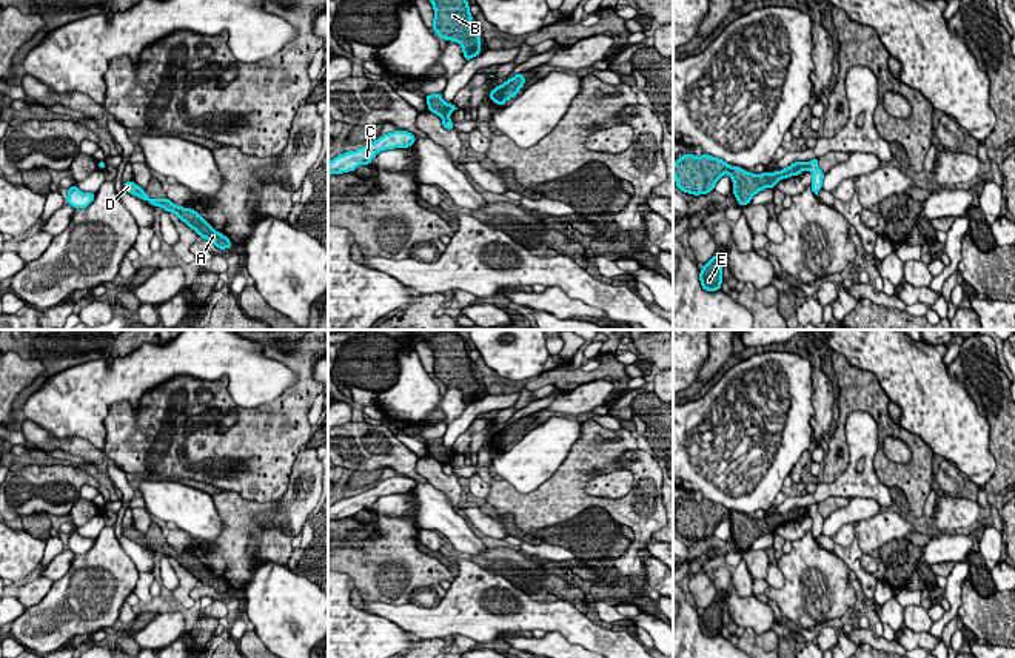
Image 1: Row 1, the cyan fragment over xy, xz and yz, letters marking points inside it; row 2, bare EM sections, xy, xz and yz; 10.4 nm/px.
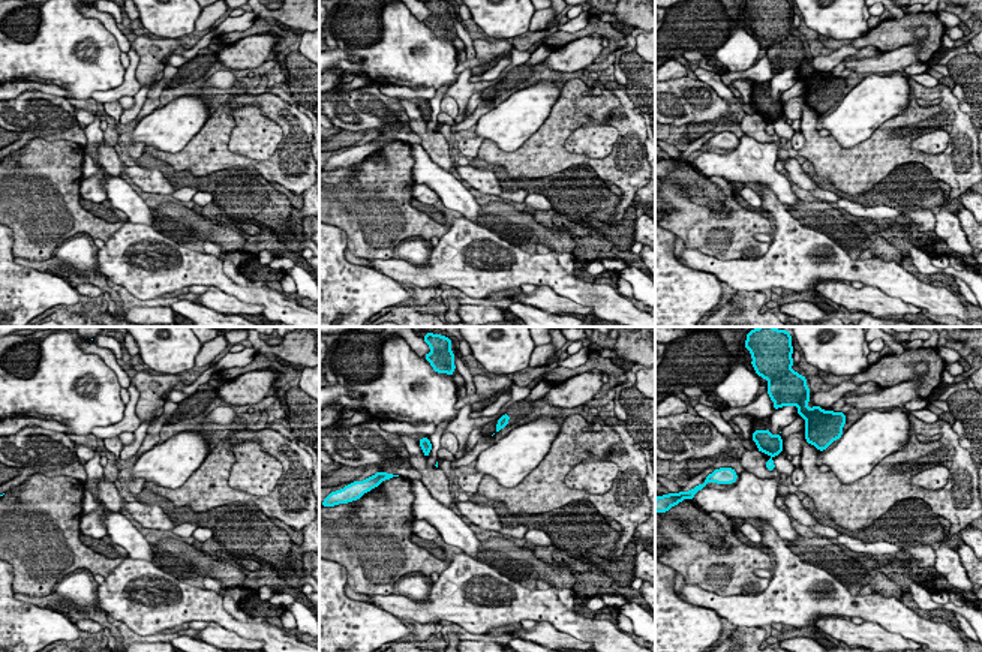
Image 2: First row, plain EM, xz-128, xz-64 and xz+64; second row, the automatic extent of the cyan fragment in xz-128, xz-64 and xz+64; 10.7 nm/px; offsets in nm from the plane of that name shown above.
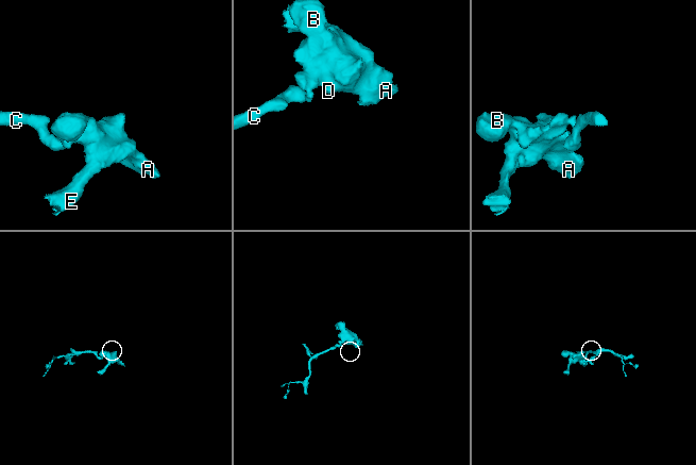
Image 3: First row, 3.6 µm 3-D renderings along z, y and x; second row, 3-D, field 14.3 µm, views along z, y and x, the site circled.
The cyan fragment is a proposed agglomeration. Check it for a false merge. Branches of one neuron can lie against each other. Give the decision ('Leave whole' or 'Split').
Split

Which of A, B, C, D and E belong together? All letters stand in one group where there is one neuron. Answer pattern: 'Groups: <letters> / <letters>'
Groups: A B D E / C

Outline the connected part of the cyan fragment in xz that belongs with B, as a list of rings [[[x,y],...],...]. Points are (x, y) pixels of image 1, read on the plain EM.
[[[439,331],[424,337],[433,348],[433,374],[444,384],[462,391],[465,405],[481,399],[481,382],[471,374],[473,361],[464,333]]]

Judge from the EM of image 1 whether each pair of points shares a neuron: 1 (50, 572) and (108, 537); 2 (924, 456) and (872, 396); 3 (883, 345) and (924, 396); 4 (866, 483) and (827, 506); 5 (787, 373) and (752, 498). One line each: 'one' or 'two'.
1: two
2: one
3: one
4: two
5: one

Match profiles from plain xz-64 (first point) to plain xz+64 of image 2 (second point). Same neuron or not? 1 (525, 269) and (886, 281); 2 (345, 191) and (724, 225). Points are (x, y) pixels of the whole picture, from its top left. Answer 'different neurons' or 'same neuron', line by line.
1: same neuron
2: same neuron

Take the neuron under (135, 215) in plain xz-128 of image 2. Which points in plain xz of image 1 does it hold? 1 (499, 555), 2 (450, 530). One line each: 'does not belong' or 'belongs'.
1: does not belong
2: belongs

